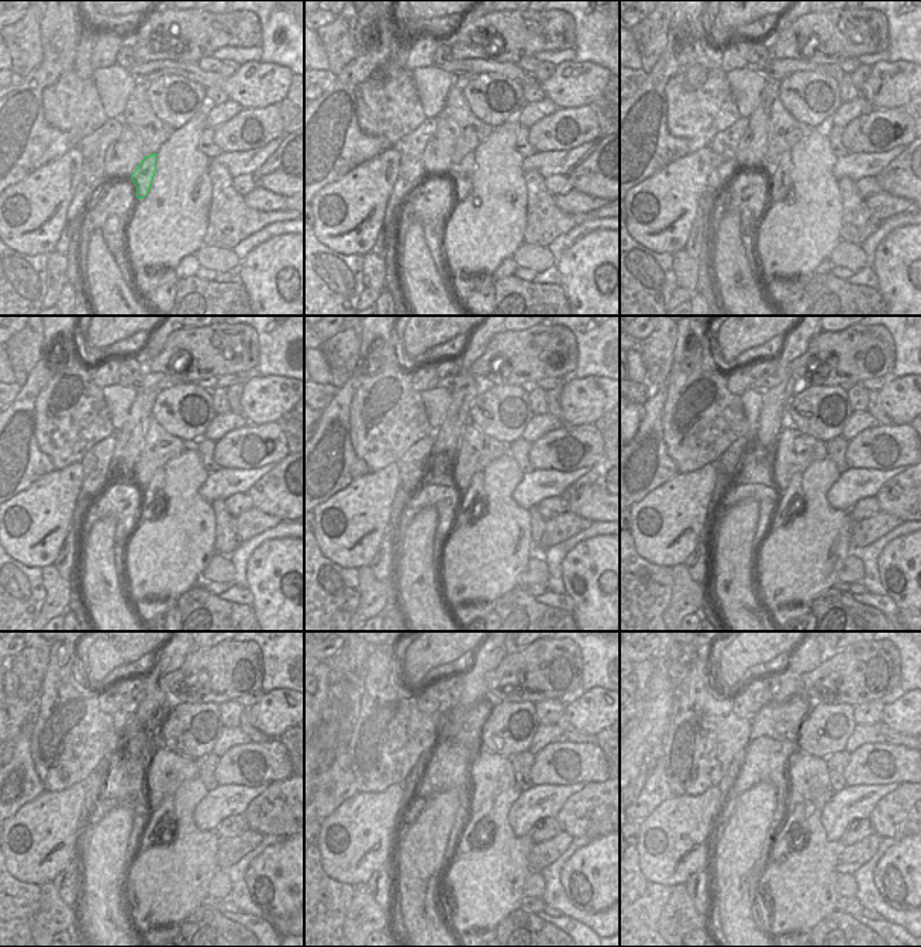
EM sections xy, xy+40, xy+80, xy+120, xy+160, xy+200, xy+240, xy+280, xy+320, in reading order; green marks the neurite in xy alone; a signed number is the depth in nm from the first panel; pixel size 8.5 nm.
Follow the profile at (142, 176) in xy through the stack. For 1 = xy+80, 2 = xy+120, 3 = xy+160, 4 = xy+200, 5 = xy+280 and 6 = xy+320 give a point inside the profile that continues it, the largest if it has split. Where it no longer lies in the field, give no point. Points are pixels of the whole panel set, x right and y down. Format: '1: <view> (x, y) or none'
1: xy+80 (780, 182)
2: xy+120 (152, 495)
3: xy+160 (471, 502)
4: xy+200 (790, 499)
5: xy+280 (478, 823)
6: xy+320 (794, 827)

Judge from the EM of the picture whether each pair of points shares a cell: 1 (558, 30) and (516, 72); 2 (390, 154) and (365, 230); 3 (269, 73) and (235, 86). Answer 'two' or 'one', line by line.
1: two
2: one
3: one

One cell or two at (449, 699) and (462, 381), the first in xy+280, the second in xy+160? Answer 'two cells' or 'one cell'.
one cell

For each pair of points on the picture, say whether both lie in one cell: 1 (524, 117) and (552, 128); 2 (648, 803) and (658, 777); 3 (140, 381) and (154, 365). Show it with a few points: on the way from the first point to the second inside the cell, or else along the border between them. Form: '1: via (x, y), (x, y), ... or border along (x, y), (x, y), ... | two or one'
1: border along (558, 109), (528, 128) | two
2: via (649, 796), (656, 784) | one
3: border along (144, 369), (164, 372), (176, 382) | two

